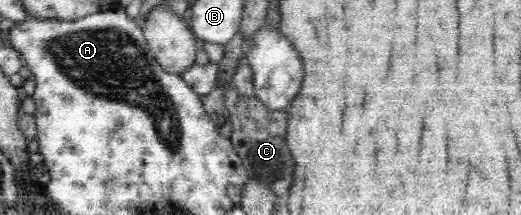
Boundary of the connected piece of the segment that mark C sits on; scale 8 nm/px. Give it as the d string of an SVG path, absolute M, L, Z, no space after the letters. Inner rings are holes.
M234 85L229 87L227 92L224 92L224 104L229 110L232 121L232 133L229 139L236 154L244 163L248 180L273 187L278 198L286 199L294 176L293 156L290 154L286 141L290 118L288 111L266 109L266 106L258 101L255 95L249 98L242 97Z

